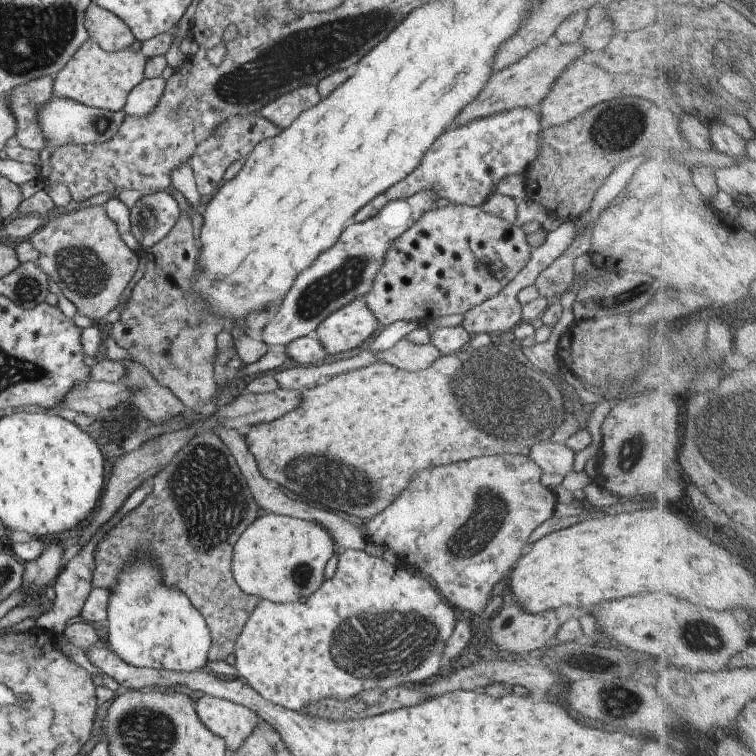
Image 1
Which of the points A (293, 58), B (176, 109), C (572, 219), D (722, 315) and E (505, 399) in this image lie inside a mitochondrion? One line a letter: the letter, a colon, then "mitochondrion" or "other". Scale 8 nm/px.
A: mitochondrion
B: mitochondrion
C: other
D: other
E: mitochondrion

